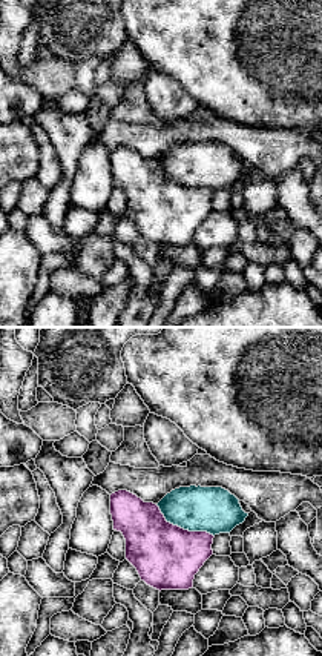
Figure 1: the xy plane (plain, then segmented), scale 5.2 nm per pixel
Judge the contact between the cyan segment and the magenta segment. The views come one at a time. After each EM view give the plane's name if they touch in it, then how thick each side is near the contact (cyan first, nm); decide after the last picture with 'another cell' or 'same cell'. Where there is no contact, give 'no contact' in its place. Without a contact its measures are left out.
xy | 240/340 nm

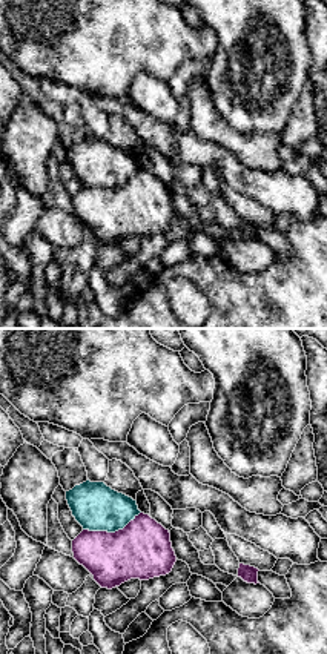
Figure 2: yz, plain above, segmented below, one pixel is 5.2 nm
yz | 240/300 nm

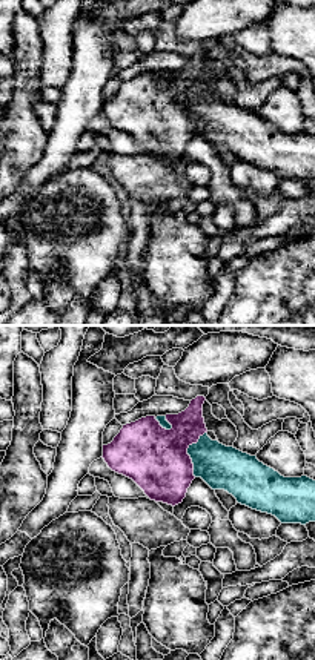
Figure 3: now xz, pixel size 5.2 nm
xz | 220/320 nm

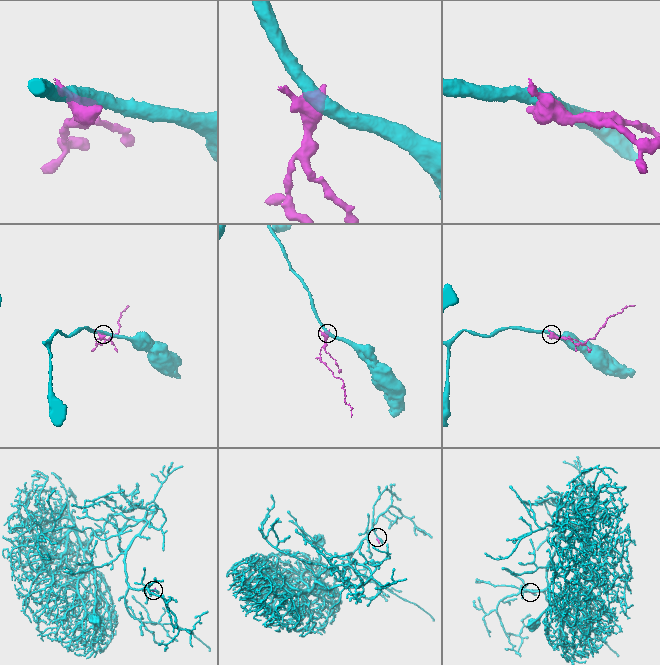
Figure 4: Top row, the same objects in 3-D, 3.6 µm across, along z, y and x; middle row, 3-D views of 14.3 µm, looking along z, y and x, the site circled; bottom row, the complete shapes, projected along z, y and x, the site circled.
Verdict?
another cell

